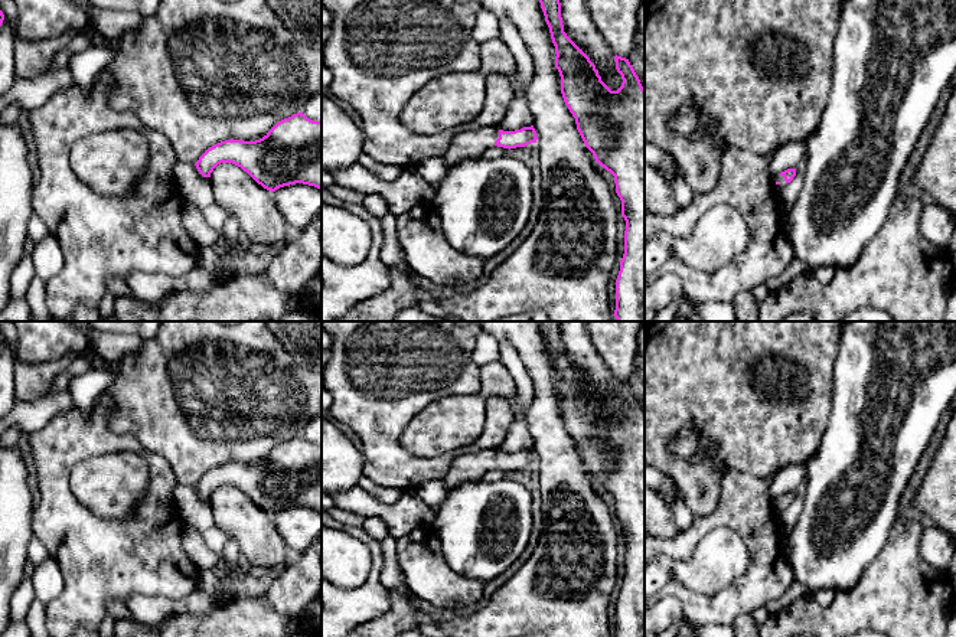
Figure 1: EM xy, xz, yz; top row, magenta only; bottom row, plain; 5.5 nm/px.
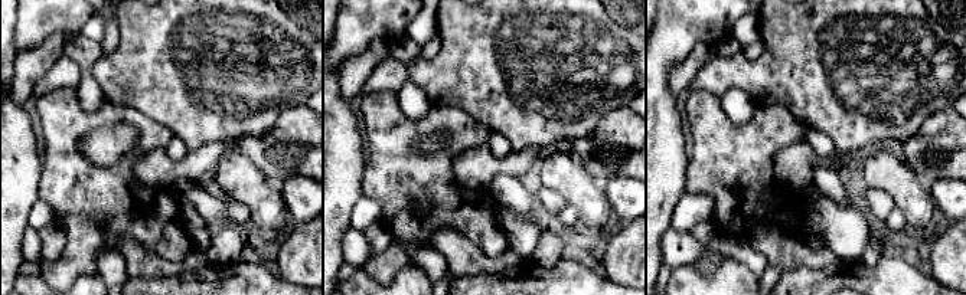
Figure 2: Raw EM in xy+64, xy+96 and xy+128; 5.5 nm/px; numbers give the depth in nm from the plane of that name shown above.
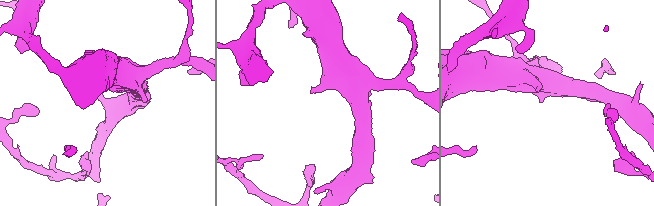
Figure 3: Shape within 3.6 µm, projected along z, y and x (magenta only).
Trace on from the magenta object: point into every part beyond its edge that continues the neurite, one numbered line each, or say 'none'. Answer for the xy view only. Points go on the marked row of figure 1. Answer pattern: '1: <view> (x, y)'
none

